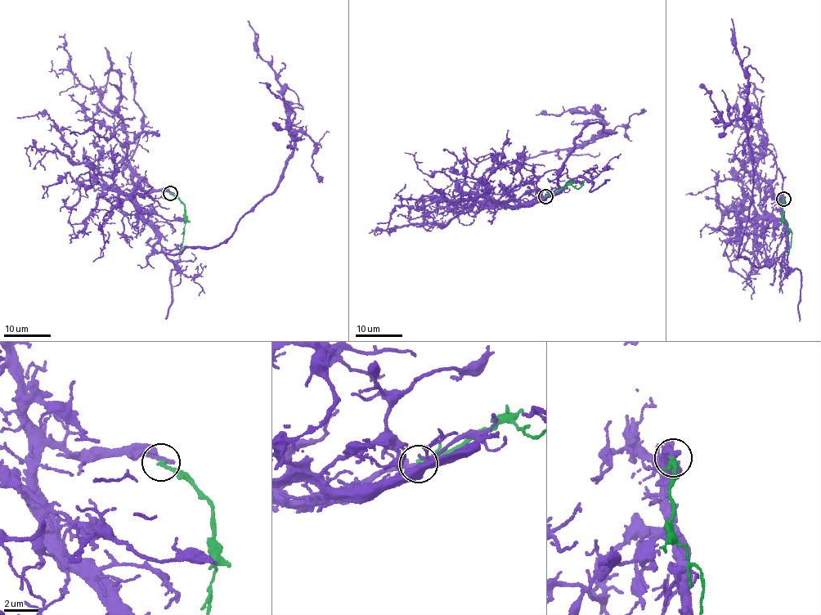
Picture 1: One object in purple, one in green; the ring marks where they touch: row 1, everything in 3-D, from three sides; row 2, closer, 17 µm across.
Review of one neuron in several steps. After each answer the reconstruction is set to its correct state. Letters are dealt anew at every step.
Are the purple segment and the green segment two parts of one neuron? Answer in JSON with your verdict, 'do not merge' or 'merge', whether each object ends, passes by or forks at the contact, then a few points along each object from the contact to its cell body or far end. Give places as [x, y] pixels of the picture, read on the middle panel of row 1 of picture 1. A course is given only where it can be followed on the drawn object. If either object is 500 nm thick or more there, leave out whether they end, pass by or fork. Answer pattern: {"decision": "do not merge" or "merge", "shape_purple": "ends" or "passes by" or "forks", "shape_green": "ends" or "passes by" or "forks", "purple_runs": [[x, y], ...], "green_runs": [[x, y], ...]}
{"decision": "do not merge", "shape_purple": "ends", "shape_green": "ends", "purple_runs": [[545, 195], [517, 205], [560, 190], [562, 163], [585, 127], [598, 122], [603, 132], [615, 132], [504, 165]], "green_runs": [[545, 195], [569, 183], [578, 188], [583, 185], [582, 180]]}

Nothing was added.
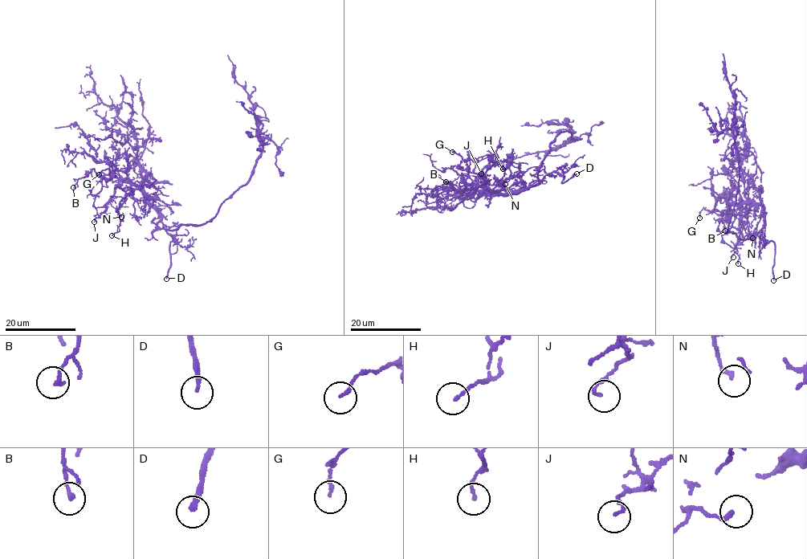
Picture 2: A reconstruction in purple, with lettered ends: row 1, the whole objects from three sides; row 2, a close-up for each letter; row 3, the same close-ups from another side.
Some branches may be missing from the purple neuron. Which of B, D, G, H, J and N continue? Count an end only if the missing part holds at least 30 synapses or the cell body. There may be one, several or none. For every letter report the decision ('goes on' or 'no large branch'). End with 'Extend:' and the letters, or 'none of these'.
B: no large branch
D: goes on
G: no large branch
H: no large branch
J: no large branch
N: no large branch
Extend: D

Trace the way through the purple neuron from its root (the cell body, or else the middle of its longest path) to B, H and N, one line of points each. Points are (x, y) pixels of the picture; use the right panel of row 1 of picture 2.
B: (735, 234), (751, 238), (764, 226), (760, 206), (753, 201), (733, 204), (725, 230)
H: (735, 234), (751, 238), (764, 226), (760, 206), (733, 202), (720, 220), (722, 240), (739, 256), (738, 263)
N: (735, 234), (751, 238), (764, 226), (763, 215), (757, 215), (749, 225), (745, 215), (742, 217), (752, 238)

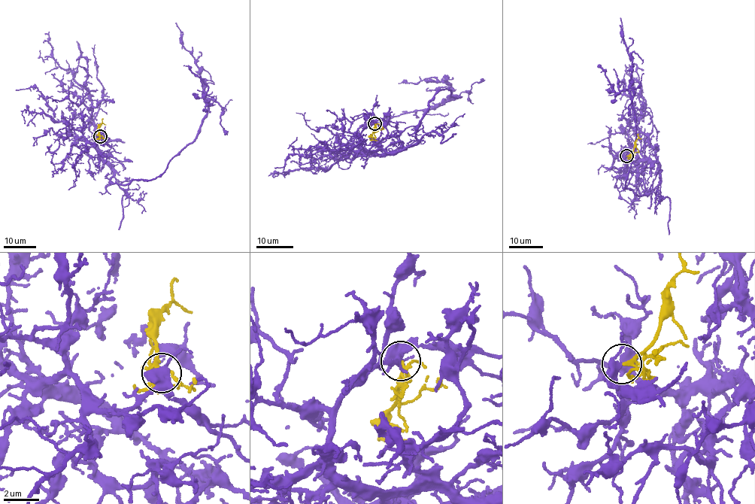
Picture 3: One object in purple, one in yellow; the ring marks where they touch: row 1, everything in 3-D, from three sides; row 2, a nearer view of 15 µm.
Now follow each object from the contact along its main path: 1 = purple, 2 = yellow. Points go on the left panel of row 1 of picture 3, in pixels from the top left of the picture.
1: (100, 135), (77, 138), (92, 144), (122, 184), (157, 177), (196, 136), (207, 100), (175, 22)
2: (100, 135), (99, 125), (103, 119)

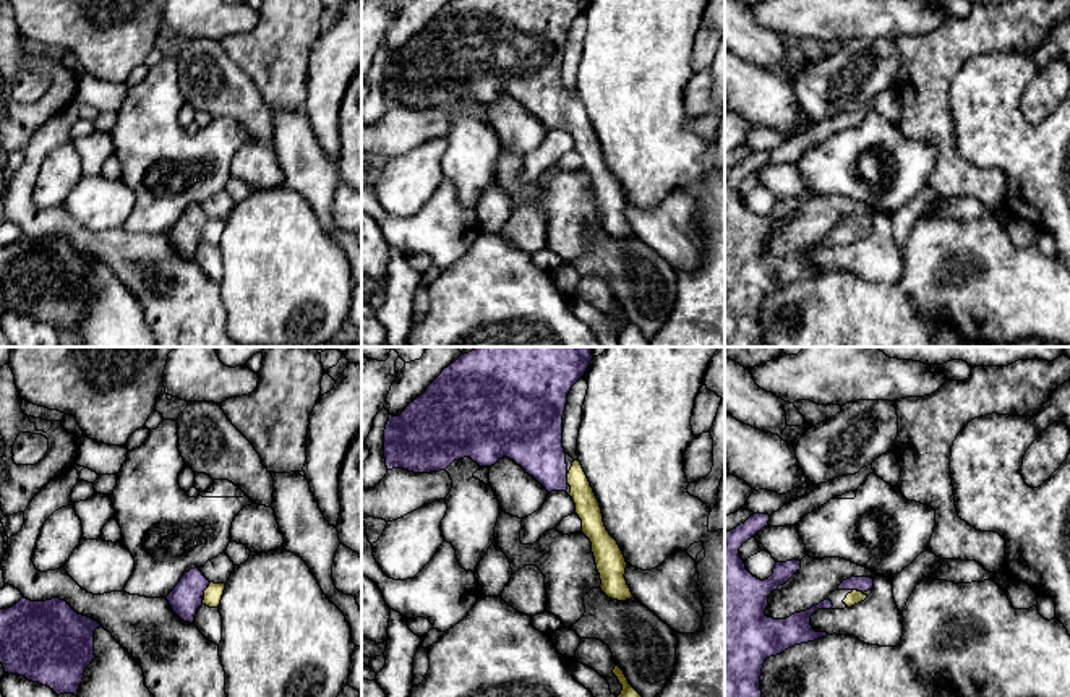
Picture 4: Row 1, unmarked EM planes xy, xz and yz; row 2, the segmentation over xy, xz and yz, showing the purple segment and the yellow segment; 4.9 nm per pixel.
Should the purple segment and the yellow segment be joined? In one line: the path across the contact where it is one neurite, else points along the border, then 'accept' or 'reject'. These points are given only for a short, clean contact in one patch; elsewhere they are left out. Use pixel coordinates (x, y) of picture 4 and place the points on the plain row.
way xz (534, 78), (540, 91), (566, 117), (582, 130), (587, 145); accept

